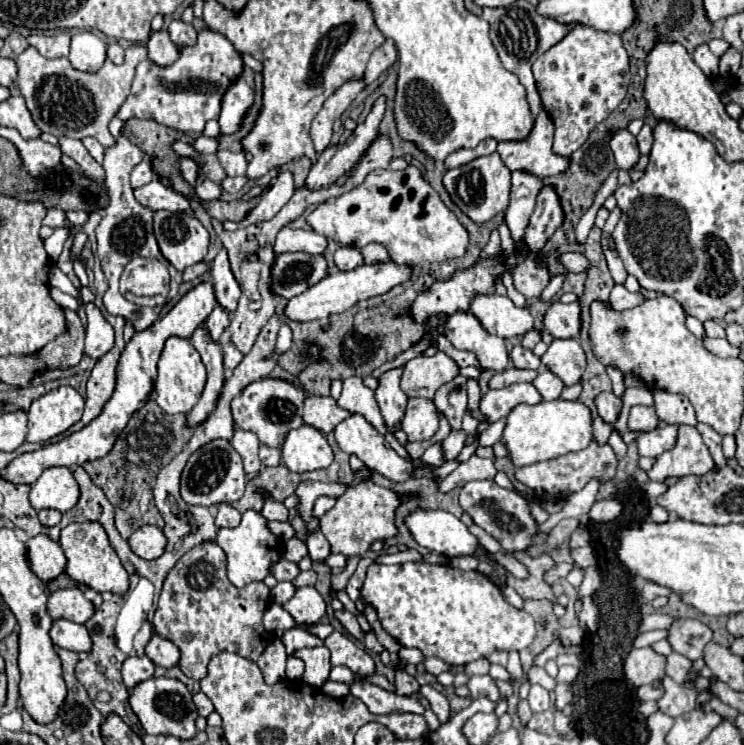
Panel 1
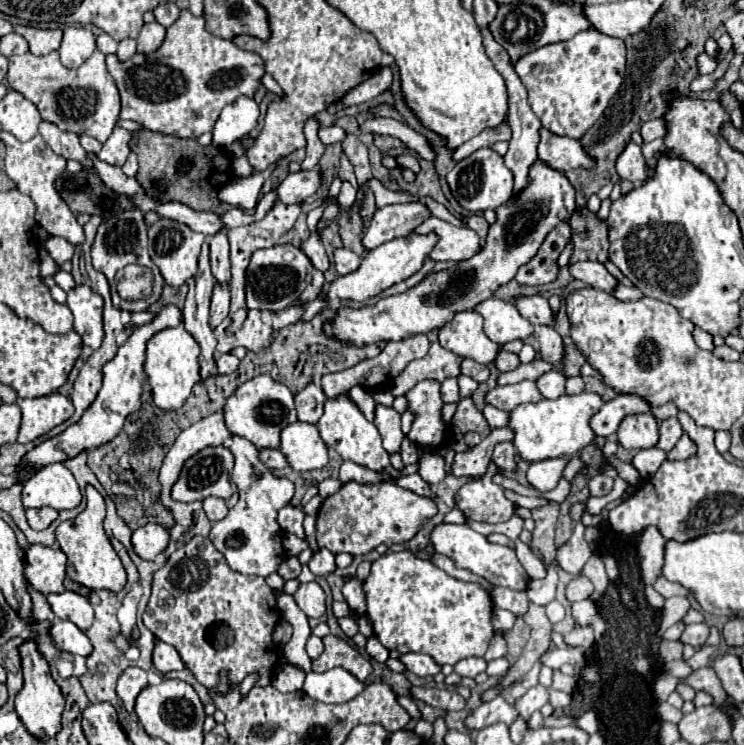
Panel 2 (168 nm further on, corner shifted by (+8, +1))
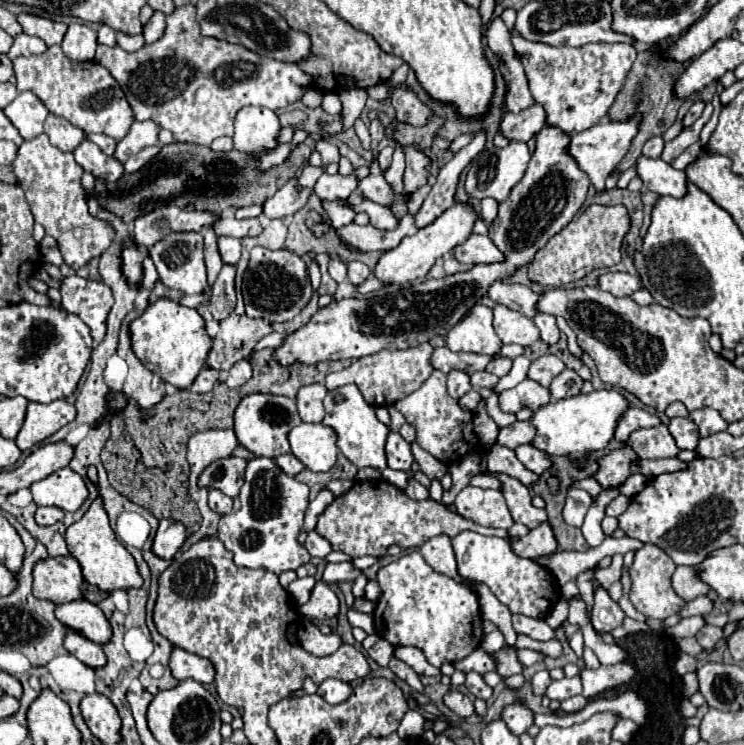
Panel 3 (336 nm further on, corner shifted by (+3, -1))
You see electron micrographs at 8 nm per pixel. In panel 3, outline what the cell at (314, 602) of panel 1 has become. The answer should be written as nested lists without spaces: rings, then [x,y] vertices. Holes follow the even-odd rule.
[[[317,582],[311,592],[309,602],[299,606],[301,618],[311,620],[311,622],[329,620],[329,618],[337,616],[337,612],[339,612],[339,598],[325,582]]]

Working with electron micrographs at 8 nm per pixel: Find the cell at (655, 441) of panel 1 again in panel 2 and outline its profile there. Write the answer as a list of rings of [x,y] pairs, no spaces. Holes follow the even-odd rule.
[[[666,418],[662,420],[660,424],[660,440],[656,444],[656,448],[662,448],[662,450],[672,450],[672,446],[676,446],[676,442],[680,440],[680,436],[684,434],[678,418]]]

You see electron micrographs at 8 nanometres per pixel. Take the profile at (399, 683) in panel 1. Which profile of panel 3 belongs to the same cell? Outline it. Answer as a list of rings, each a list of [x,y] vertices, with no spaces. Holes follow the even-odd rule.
[[[449,690],[445,696],[443,696],[443,702],[449,710],[453,710],[459,718],[469,718],[475,714],[473,710],[473,702],[469,696],[465,696],[463,692],[459,690]]]

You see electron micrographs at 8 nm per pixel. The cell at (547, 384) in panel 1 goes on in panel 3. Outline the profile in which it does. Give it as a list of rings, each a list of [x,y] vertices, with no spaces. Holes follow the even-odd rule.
[[[563,370],[559,376],[553,378],[553,382],[549,386],[551,398],[553,400],[563,400],[563,398],[577,396],[579,390],[581,390],[581,384],[583,384],[583,380],[577,376],[577,372]]]

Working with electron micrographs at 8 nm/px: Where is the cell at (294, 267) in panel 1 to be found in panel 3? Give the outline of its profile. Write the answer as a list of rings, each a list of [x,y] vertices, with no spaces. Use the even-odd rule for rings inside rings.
[[[255,246],[251,250],[249,268],[243,276],[243,300],[247,316],[267,322],[287,322],[295,318],[311,300],[311,284],[305,260],[291,250],[267,250]]]

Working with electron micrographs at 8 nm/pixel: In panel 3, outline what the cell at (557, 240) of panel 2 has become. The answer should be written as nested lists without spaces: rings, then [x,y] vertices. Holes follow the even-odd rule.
[[[593,204],[579,218],[567,224],[559,234],[555,234],[545,248],[535,254],[529,266],[529,280],[541,286],[559,288],[579,278],[585,278],[595,268],[615,266],[621,260],[621,240],[629,230],[629,216],[623,206],[599,206]]]

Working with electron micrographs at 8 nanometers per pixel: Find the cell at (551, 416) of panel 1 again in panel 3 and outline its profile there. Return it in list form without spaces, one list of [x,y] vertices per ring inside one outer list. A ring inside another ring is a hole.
[[[593,390],[585,396],[579,394],[555,404],[545,404],[533,412],[531,424],[535,426],[537,434],[531,446],[549,456],[579,456],[583,452],[603,450],[613,438],[617,416],[621,416],[627,406],[627,400],[617,390]]]

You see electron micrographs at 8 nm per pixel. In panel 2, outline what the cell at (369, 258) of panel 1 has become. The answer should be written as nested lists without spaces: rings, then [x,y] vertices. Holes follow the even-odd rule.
[[[422,202],[390,204],[384,208],[378,208],[364,236],[364,246],[372,250],[398,236],[408,236],[416,230],[416,226],[420,226],[420,222],[428,220],[430,216],[432,214],[428,206]]]

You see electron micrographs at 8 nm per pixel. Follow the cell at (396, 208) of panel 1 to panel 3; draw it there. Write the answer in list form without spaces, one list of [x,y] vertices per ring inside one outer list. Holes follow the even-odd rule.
[[[471,234],[463,244],[455,246],[451,254],[455,256],[455,260],[463,264],[491,264],[503,260],[503,254],[489,240],[489,236],[479,236],[479,234]]]

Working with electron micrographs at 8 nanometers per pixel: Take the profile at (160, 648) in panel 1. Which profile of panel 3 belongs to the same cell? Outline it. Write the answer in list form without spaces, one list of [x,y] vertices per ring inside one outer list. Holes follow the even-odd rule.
[[[173,648],[169,658],[169,668],[173,678],[177,680],[197,680],[197,682],[213,682],[213,666],[209,660],[195,656],[183,648]]]

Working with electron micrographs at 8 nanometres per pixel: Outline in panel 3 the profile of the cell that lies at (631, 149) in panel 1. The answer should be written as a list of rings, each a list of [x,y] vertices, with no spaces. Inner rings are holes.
[[[639,156],[635,162],[637,176],[643,180],[643,186],[655,194],[667,196],[685,196],[685,172],[671,168],[661,158],[647,158]]]

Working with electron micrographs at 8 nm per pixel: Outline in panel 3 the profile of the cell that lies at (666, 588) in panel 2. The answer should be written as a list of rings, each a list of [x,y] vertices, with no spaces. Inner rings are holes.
[[[679,566],[673,574],[673,590],[679,598],[683,598],[685,602],[695,600],[701,594],[709,592],[707,584],[701,584],[701,580],[697,580],[697,570],[691,570],[689,566]]]

